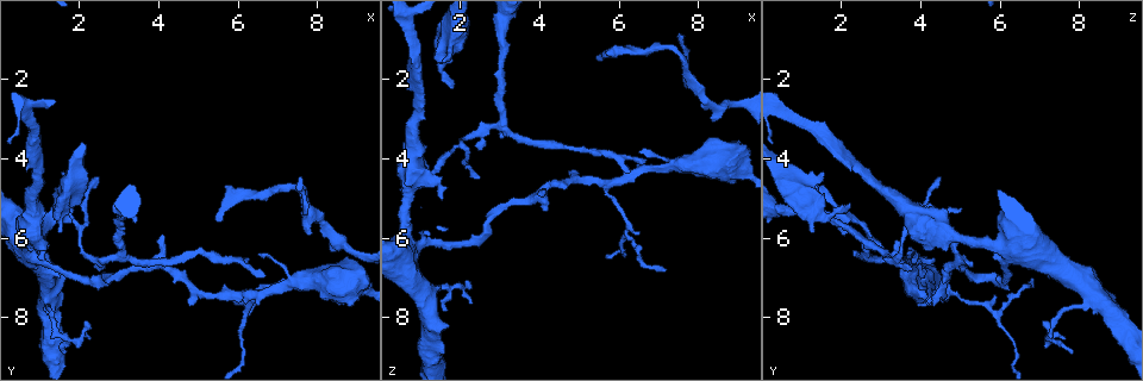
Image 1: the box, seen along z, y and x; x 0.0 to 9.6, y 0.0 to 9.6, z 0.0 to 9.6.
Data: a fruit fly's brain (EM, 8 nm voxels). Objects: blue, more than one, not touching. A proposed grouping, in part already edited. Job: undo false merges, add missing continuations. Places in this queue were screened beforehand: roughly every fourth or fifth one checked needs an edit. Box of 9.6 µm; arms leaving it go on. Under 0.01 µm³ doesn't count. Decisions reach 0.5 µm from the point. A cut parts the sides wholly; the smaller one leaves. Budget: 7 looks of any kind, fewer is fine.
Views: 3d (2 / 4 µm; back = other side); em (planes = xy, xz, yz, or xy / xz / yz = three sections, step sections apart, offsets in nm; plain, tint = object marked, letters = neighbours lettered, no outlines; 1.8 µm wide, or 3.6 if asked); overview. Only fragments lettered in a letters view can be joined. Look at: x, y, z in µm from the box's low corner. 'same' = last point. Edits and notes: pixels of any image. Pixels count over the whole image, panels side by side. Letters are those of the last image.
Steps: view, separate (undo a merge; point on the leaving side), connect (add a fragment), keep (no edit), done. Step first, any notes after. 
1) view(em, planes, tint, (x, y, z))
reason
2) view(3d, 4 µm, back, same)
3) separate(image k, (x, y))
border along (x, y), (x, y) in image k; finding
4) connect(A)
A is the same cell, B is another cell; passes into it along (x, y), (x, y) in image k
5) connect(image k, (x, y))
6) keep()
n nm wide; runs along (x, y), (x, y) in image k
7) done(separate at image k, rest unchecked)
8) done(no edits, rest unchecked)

view(3d, 4 µm, (0.80, 5.85, 4.65))
a narrow waist

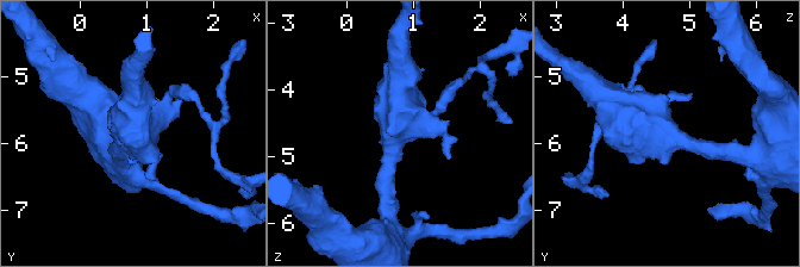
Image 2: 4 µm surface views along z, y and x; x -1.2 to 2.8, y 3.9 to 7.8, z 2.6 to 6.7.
view(em, 3.6 µm, yz, step 16, tint, (0.75, 5.95, 4.65))

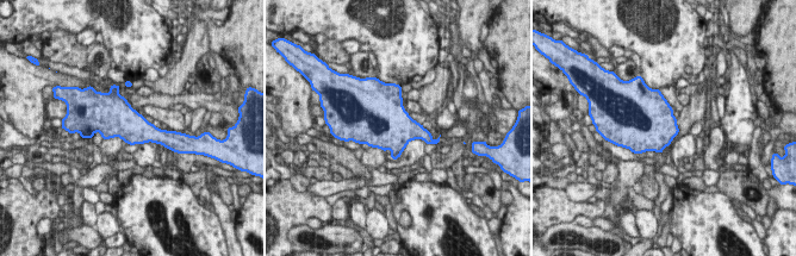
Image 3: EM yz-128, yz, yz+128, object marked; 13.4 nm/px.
view(em, 3.6 µm, planes, letters, same)
another direction

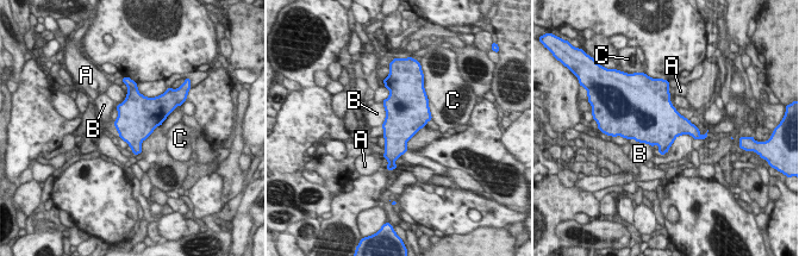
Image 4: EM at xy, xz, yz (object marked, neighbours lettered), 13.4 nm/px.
keep()
A, B and C are other cells; border along (382, 102), (385, 120), (380, 125) in image 4; one neuron here

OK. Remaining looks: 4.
view(em, planes, letters, (7.65, 5.40, 1.50))
thin end

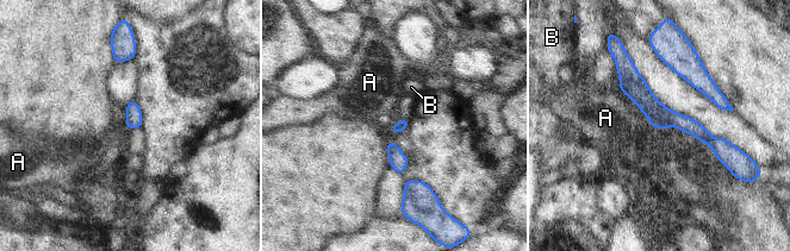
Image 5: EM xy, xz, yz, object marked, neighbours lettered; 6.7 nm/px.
keep()
A and B are other cells; border along (632, 100), (649, 125) in image 5; no lettered fragment goes on from it

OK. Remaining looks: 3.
view(3d, 4 µm, (5.80, 7.40, 4.65))
arms part here

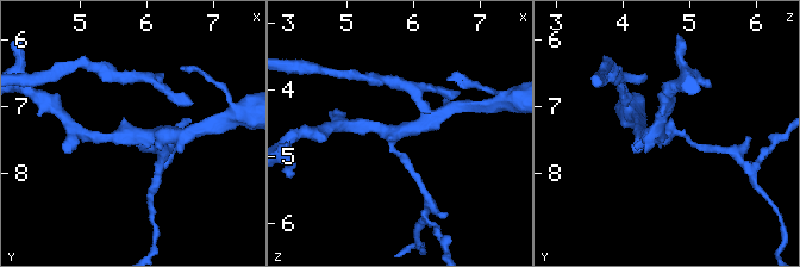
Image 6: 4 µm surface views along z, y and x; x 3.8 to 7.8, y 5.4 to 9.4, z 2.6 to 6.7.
view(em, planes, tint, (5.70, 7.40, 4.60))

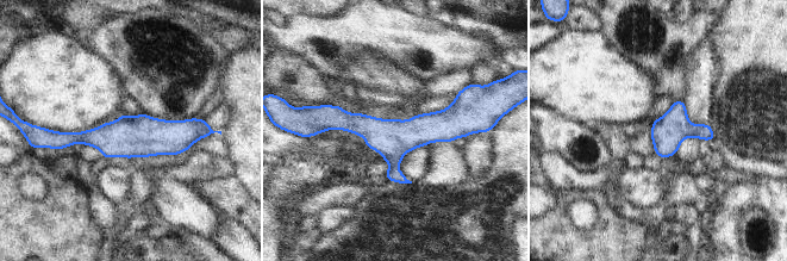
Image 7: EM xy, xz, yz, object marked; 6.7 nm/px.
view(em, planes, letters, same)

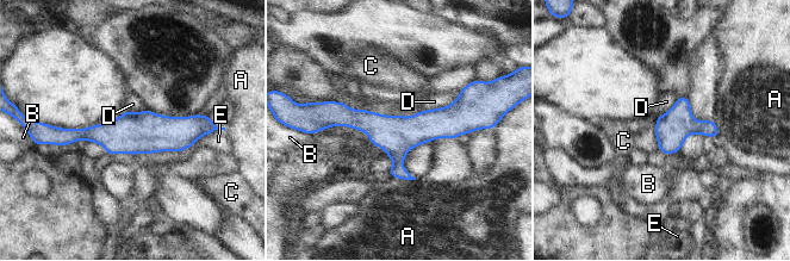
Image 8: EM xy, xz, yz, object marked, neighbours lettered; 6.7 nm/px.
keep()
D touches over 320 nm; A, B, C, D and E are other cells; border along (460, 91), (447, 106), (420, 112) in image 8; all the same neuron

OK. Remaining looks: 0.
done(no edits, rest unchecked)

